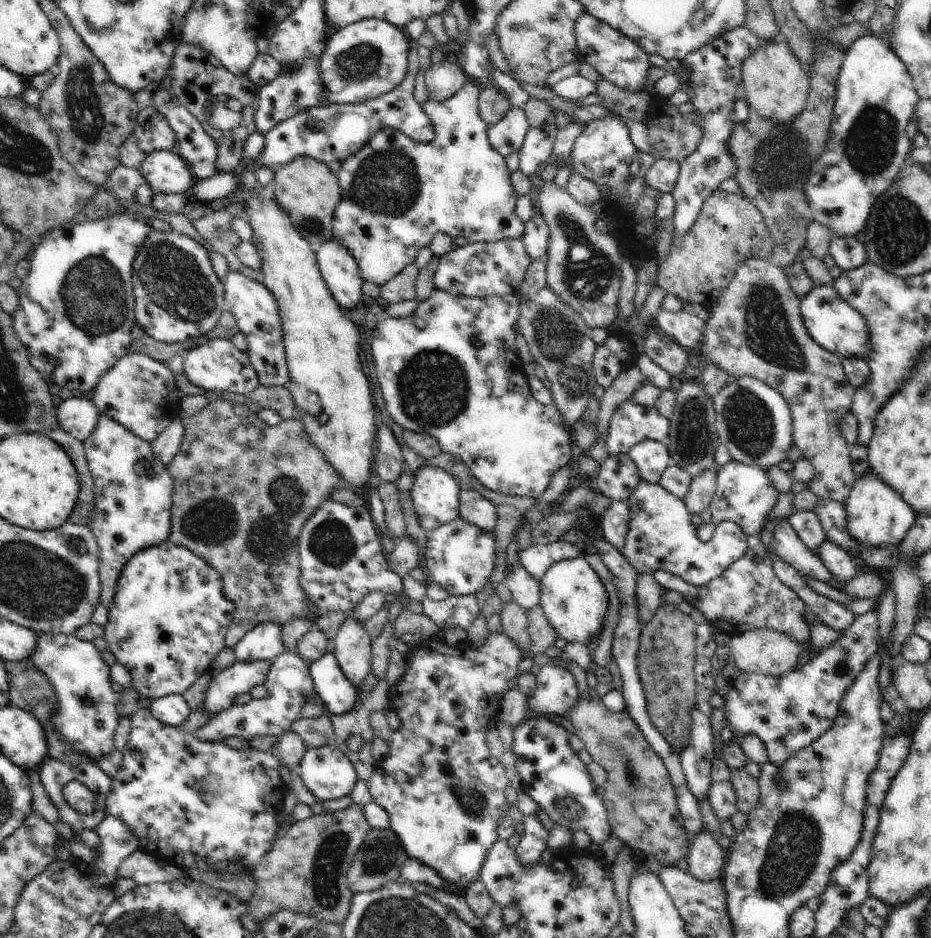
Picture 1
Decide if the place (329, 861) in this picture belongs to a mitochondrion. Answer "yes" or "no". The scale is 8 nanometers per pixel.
yes

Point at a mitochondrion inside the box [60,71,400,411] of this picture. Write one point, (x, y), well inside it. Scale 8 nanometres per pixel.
(174, 277)

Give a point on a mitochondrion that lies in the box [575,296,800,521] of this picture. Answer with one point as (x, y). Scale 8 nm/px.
(749, 423)

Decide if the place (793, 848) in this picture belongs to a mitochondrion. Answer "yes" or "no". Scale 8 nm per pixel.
yes

